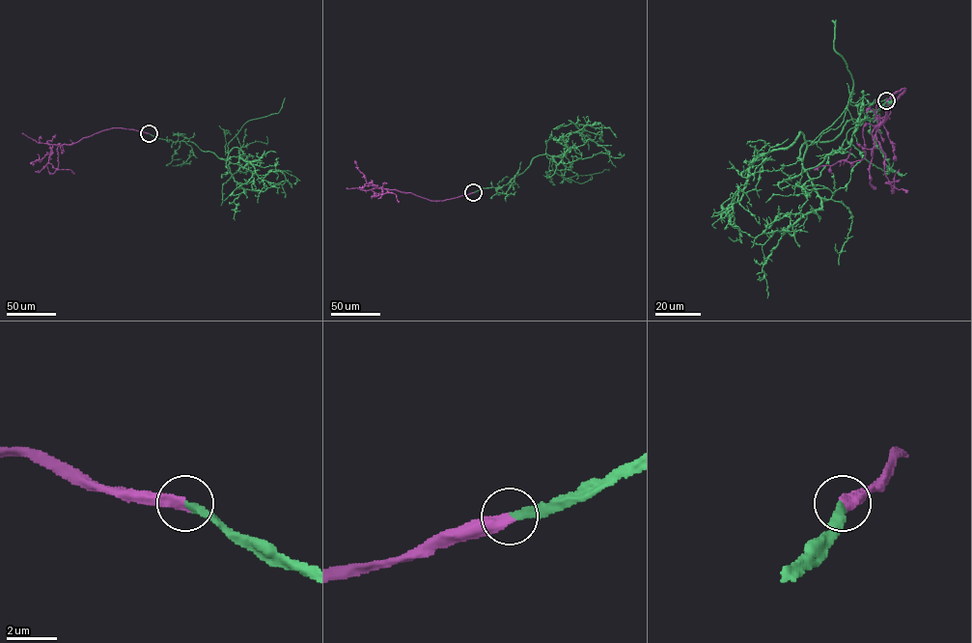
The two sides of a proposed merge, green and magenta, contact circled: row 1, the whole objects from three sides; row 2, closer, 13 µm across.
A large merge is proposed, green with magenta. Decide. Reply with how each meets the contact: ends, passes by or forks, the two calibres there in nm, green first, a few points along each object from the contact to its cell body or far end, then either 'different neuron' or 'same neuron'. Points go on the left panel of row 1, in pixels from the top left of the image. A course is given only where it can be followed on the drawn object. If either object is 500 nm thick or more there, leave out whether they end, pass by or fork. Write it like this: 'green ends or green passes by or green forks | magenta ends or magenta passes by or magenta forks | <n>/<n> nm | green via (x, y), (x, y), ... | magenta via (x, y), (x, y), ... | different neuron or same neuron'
green ends | magenta ends | 280/420 nm | green via (149, 133), (193, 142), (220, 158), (237, 147), (257, 177), (281, 171), (291, 183) | magenta via (149, 133), (111, 127), (71, 144), (53, 145), (51, 153), (30, 163) | same neuron

